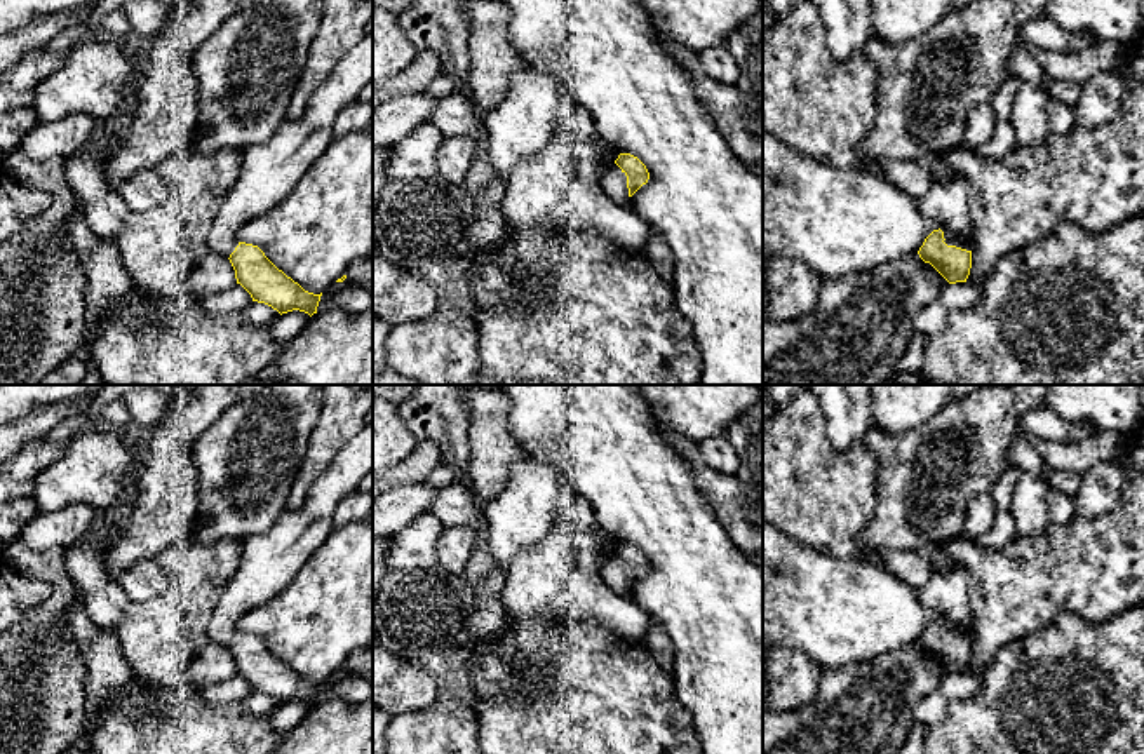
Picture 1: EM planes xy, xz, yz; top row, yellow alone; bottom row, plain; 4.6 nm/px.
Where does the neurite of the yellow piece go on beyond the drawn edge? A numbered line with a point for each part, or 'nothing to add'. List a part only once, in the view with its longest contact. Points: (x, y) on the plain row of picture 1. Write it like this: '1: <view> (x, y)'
1: yz (946, 592)

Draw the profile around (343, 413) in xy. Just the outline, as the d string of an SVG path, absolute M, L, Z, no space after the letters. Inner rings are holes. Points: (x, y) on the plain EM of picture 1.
M324 385L322 407L308 435L306 454L293 481L286 510L298 510L308 489L327 470L338 451L367 423L373 385Z

